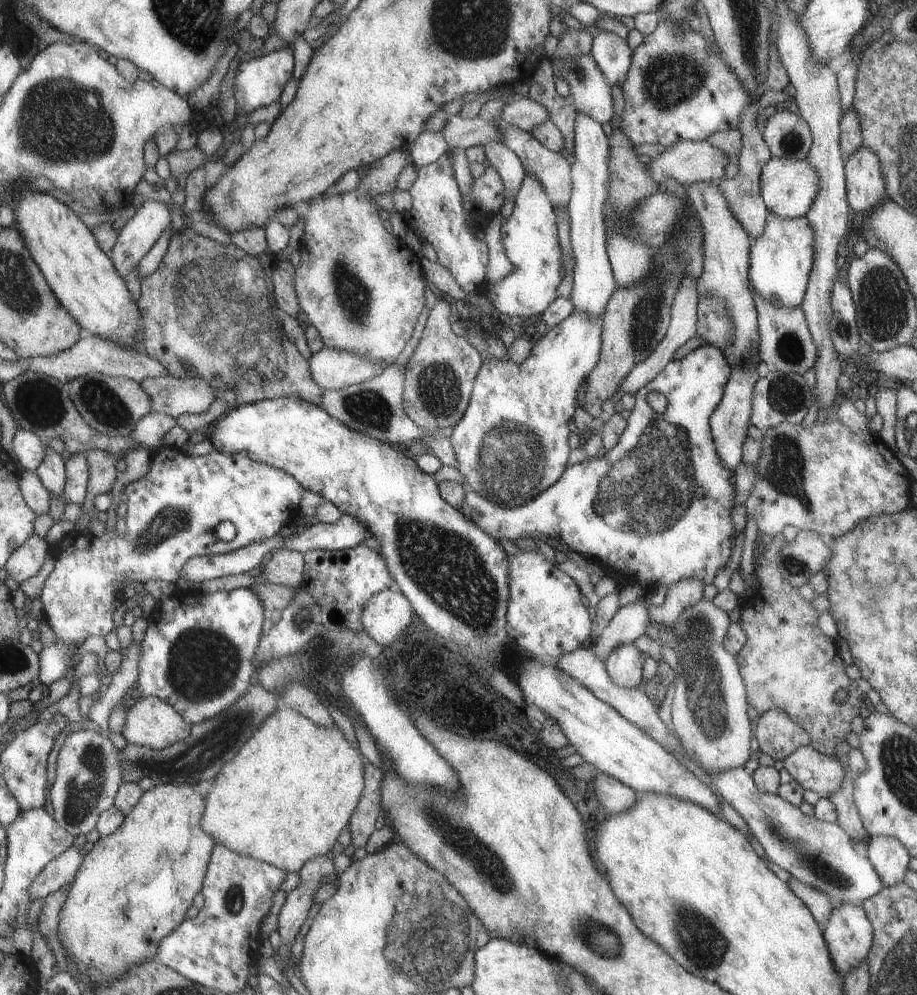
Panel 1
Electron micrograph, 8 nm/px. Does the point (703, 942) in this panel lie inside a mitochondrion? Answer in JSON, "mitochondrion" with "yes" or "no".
{"mitochondrion":"yes"}

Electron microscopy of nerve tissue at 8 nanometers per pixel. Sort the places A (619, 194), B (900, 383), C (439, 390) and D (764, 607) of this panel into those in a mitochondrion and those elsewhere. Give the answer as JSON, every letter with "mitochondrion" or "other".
{"A":"mitochondrion","B":"other","C":"mitochondrion","D":"other"}

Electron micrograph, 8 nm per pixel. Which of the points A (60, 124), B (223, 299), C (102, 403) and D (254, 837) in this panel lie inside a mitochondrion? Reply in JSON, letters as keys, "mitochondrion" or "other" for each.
{"A":"mitochondrion","B":"mitochondrion","C":"mitochondrion","D":"other"}

